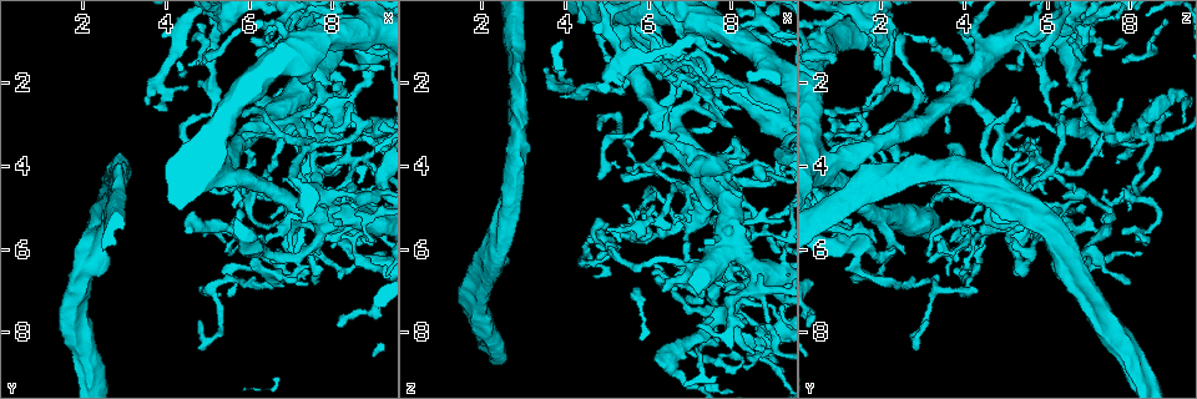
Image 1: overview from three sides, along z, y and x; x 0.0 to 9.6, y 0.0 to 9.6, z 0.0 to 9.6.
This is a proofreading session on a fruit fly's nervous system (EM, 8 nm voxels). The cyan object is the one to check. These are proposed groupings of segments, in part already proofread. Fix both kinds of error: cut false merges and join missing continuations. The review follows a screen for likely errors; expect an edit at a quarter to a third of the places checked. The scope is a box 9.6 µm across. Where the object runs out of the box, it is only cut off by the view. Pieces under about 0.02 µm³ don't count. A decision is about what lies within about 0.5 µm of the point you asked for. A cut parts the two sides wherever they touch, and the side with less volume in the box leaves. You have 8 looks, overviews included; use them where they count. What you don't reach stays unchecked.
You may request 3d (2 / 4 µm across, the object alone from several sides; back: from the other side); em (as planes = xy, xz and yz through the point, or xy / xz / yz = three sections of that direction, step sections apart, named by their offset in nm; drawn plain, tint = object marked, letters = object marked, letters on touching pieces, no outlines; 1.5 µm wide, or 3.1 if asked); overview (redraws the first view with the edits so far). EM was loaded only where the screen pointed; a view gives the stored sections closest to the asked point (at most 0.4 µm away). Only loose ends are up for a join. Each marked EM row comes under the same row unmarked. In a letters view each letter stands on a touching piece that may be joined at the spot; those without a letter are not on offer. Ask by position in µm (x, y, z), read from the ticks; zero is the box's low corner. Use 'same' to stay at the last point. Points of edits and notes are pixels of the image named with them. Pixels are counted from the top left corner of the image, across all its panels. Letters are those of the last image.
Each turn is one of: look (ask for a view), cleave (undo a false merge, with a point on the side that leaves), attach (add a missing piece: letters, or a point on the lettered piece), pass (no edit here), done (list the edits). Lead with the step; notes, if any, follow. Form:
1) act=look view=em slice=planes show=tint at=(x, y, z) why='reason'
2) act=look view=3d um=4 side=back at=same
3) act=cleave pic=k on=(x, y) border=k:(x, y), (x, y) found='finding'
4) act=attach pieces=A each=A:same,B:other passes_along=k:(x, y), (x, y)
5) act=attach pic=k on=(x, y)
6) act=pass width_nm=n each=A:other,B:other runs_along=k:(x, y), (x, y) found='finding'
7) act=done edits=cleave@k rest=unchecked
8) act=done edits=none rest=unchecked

act=look view=em slice=xz step=4 show=tint at=(6.60, 4.70, 6.90) why='a fork'

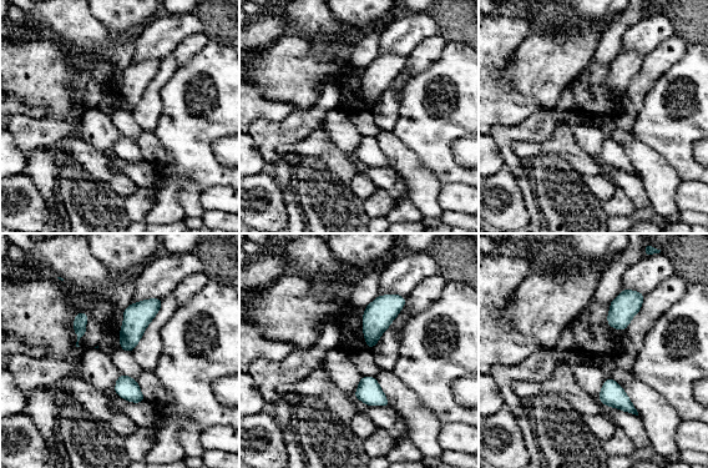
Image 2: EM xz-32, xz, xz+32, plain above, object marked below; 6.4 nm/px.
act=look view=em slice=planes show=tint at=same

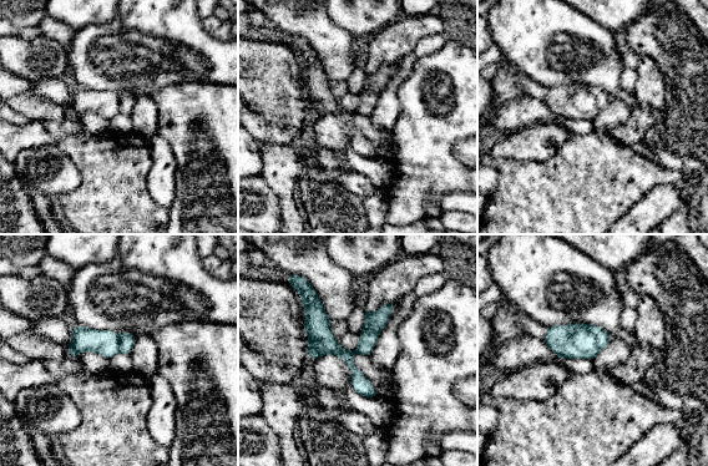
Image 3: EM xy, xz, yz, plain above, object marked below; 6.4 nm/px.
act=look view=em slice=planes show=letters at=same why='what lies round it'

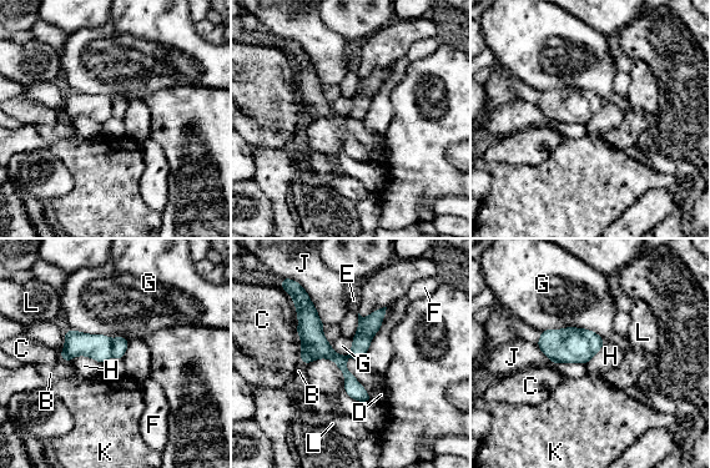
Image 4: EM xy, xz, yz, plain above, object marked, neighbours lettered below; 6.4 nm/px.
act=pass width_nm=110 each=B:other,C:other,D:other,E:other,F:other,G:other,H:other,J:other,K:other,L:other border=4:(540, 331), (583, 327), (604, 341) found='one neuron here'

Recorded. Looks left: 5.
act=look view=3d um=4 at=(8.40, 2.45, 6.85) why='thin neck'

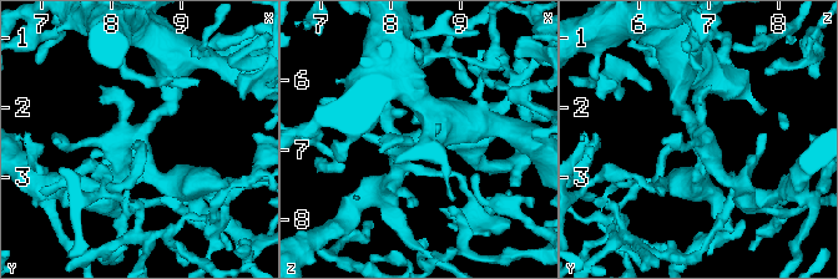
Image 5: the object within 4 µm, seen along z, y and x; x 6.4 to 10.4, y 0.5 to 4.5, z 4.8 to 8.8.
act=look view=em slice=planes show=tint at=(8.40, 2.45, 6.80)

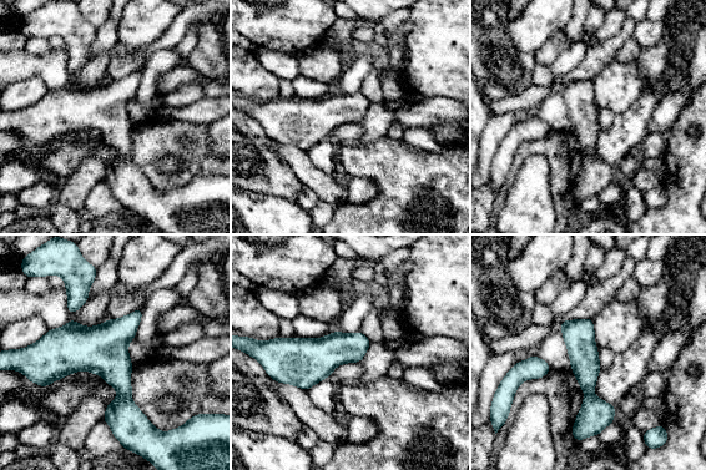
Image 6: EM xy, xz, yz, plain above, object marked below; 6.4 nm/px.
act=look view=em slice=planes show=letters at=same why='what lies round it'

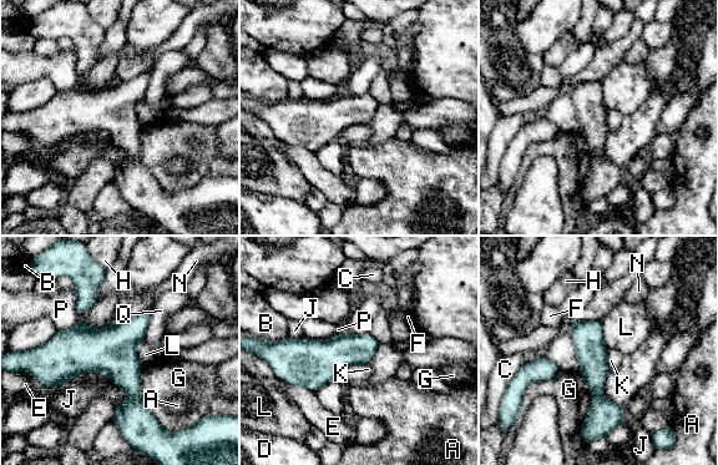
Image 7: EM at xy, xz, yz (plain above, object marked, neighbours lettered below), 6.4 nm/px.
act=pass each=A:other,B:other,C:other,D:other,E:other,F:other,G:other,H:other,J:other,K:other,L:other,N:other,P:other,Q:other border=7:(151, 309), (151, 317), (142, 338) found='all the same neuron'

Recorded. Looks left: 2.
act=look view=em um=3.1 slice=xz step=8 show=tint at=(7.75, 0.65, 5.75) why='four or more arms meet'

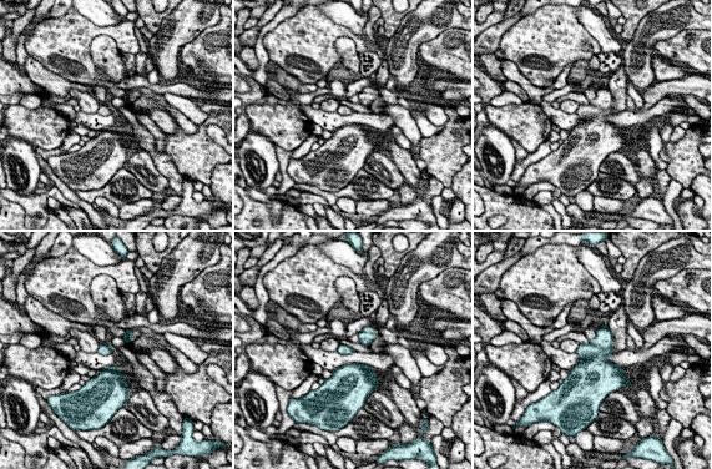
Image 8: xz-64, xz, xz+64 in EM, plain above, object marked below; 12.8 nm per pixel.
act=look view=em um=3.1 slice=planes show=letters at=same why='cut it another way'

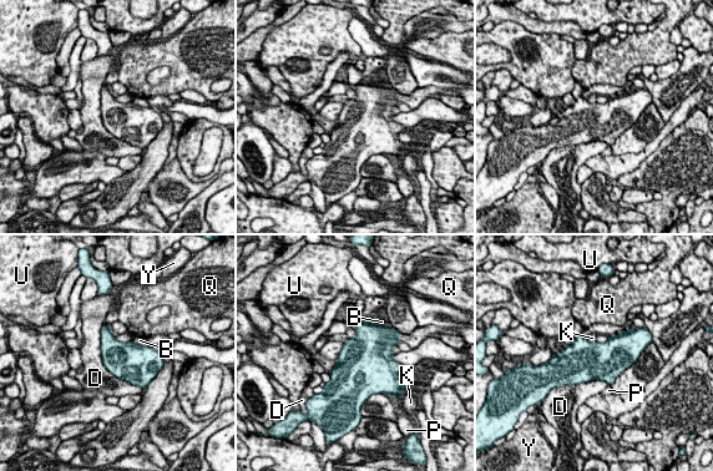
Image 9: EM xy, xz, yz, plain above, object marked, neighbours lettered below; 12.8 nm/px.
act=pass each=B:other,D:other,K:other,P:other,Q:other,U:other,Y:other found='one neuron here'

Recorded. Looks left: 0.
act=done edits=none rest=unchecked

